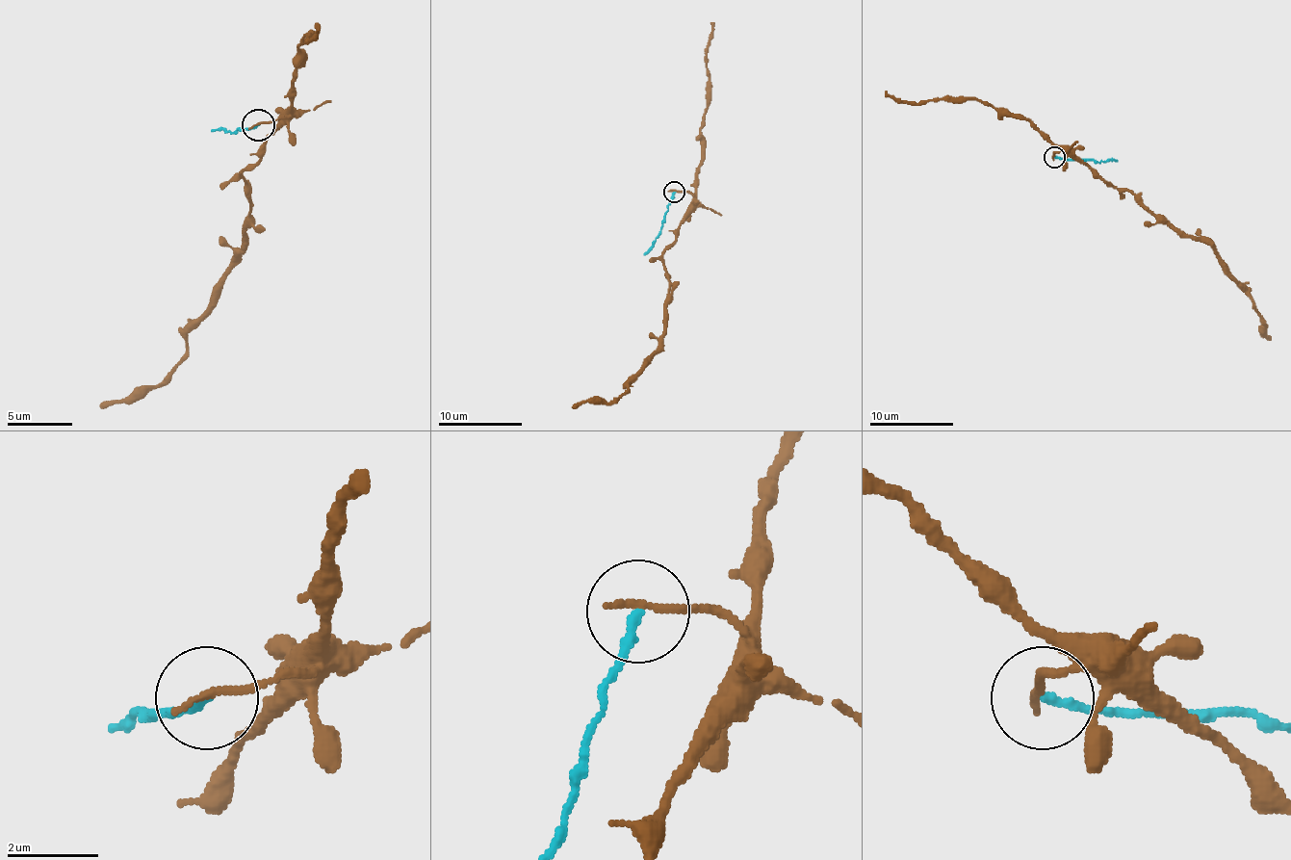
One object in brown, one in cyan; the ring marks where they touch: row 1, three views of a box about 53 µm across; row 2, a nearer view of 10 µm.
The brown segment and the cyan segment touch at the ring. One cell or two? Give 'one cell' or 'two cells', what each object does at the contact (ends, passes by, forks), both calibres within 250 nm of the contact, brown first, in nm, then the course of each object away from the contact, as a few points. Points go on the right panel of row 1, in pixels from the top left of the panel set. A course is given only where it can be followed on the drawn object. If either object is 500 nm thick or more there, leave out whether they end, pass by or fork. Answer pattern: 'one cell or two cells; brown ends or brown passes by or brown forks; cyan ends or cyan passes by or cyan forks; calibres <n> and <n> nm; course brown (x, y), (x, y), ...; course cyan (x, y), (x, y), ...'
two cells; brown ends; cyan ends; calibres 190 and 200 nm; course brown (1054, 156), (1056, 152), (1071, 152), (1117, 190), (1129, 190), (1181, 231), (1204, 240), (1265, 324), (1269, 338); course cyan (1054, 156), (1117, 161)

